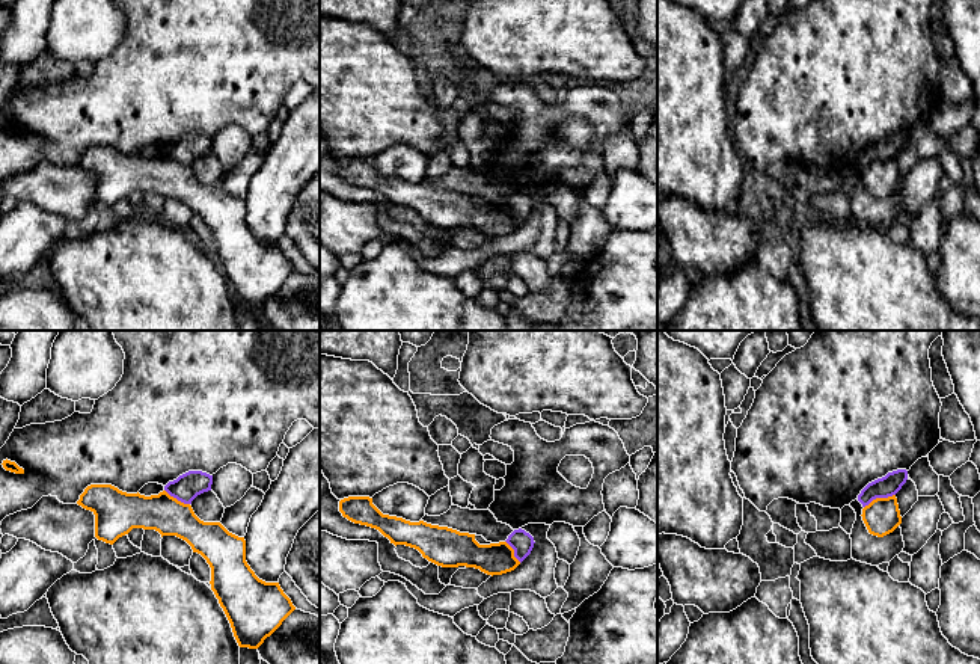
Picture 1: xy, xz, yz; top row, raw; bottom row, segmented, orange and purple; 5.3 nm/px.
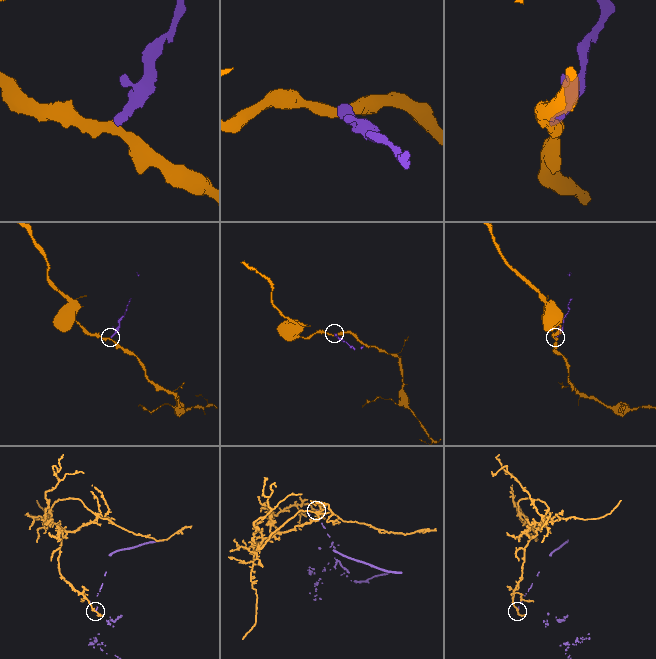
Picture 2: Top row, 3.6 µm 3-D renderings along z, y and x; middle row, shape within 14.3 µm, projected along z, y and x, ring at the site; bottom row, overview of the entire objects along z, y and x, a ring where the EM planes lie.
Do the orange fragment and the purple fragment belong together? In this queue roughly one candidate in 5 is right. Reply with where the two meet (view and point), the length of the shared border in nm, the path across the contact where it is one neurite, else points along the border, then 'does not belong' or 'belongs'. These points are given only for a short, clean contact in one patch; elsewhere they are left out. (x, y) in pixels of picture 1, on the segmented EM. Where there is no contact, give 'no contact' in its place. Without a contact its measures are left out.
yz (879, 498) | 180 nm | along yz (894, 494), (885, 498), (873, 498), (864, 507) | does not belong

